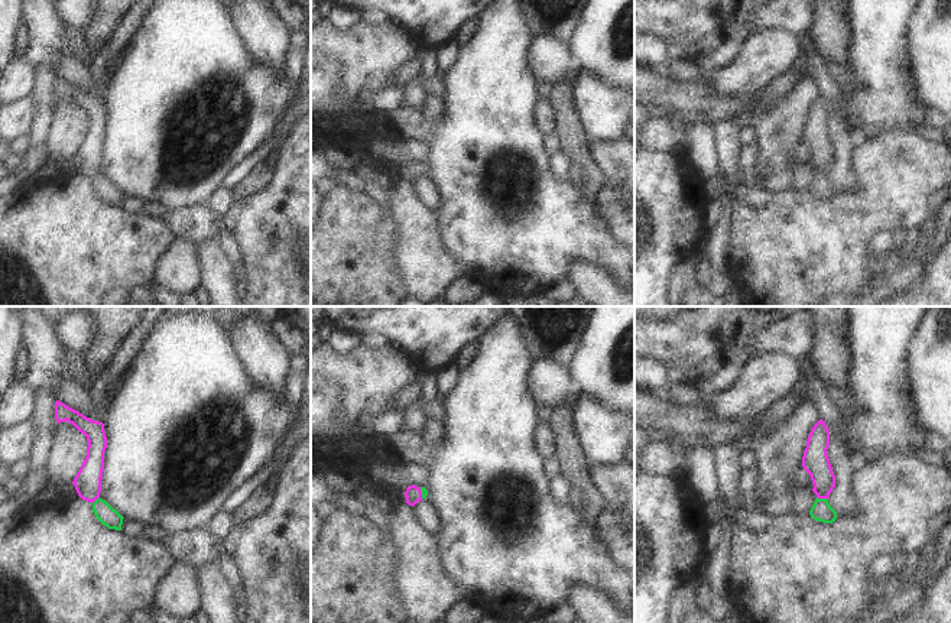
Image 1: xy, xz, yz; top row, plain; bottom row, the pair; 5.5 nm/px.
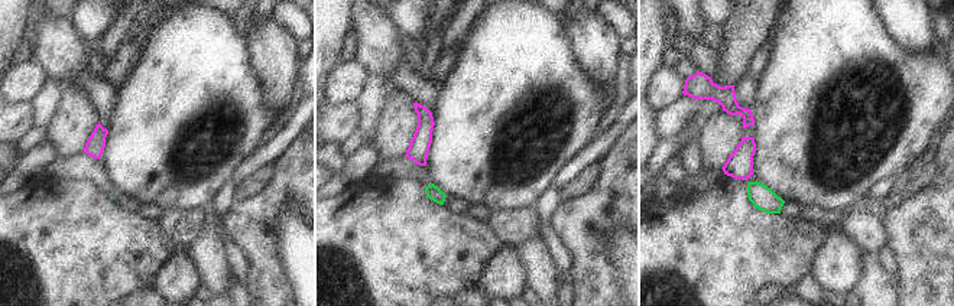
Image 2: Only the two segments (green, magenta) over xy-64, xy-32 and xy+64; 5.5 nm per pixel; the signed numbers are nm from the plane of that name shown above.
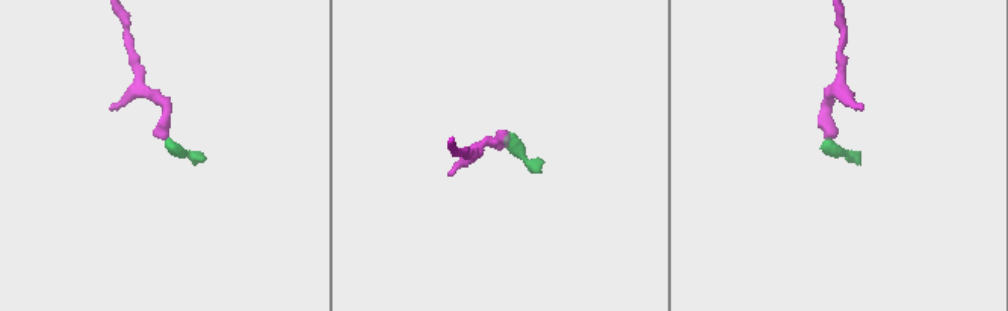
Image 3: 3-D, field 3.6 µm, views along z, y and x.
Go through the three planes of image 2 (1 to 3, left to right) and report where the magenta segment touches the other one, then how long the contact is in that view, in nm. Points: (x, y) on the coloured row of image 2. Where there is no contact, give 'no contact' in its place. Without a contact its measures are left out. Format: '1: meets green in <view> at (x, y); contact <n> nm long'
1: no contact
2: no contact
3: no contact

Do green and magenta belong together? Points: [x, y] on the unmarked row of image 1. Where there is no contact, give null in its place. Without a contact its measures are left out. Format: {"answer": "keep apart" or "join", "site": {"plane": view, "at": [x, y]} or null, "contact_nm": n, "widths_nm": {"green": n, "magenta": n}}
{"answer": "join", "site": {"plane": "yz", "at": [821, 175]}, "contact_nm": 60, "widths_nm": {"green": 120, "magenta": 150}}

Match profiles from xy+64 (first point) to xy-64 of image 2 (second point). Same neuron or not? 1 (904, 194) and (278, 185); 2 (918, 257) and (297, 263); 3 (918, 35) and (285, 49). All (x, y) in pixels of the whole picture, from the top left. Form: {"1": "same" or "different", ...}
{"1": "different", "2": "different", "3": "same"}

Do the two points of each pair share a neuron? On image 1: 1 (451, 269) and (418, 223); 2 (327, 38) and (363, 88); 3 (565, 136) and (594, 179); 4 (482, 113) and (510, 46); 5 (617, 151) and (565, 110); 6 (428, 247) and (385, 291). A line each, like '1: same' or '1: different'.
1: same
2: same
3: same
4: same
5: different
6: different

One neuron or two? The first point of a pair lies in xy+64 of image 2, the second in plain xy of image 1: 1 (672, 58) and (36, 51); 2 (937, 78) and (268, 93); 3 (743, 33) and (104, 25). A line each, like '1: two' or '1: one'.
1: one
2: one
3: one

